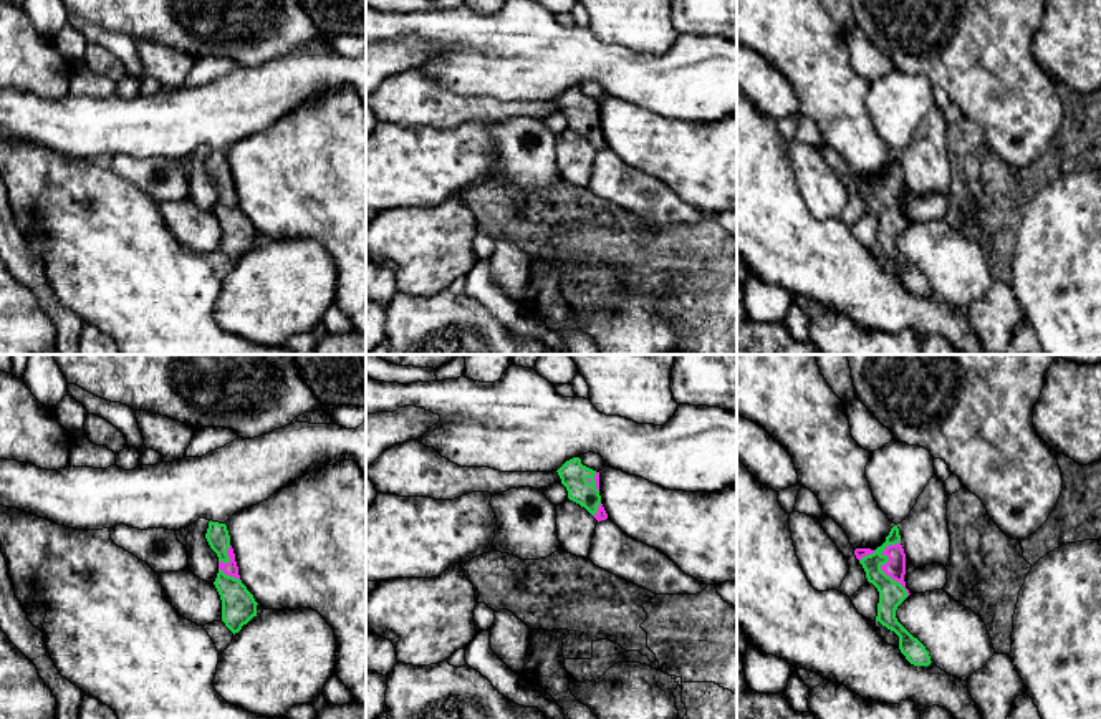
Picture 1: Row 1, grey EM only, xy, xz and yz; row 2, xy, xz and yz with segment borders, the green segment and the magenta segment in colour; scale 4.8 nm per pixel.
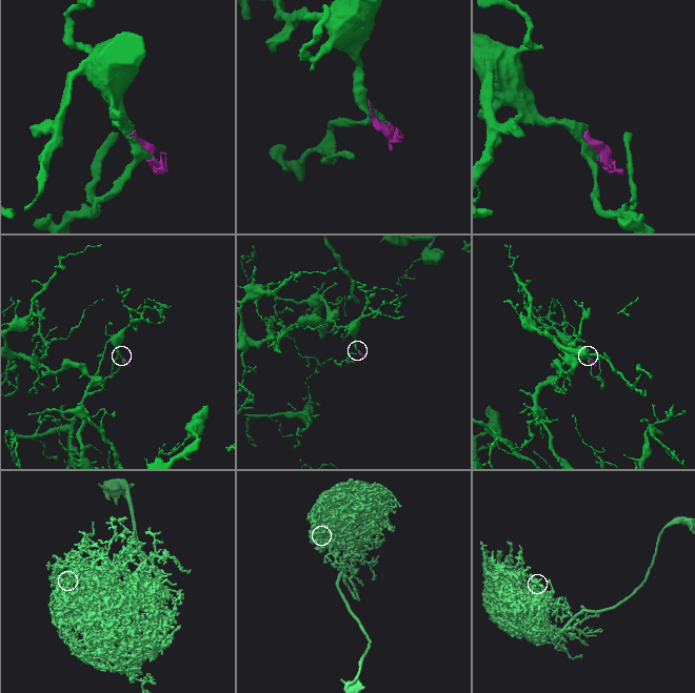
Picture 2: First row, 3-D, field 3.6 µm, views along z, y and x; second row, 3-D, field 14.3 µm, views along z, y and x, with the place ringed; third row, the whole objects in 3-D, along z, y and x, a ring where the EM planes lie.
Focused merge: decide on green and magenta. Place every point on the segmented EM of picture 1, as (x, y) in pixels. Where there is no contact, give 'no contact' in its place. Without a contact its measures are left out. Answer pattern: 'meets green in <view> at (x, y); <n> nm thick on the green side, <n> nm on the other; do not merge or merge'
meets green in yz at (879, 567); 130 nm thick on the green side, 100 nm on the other; merge

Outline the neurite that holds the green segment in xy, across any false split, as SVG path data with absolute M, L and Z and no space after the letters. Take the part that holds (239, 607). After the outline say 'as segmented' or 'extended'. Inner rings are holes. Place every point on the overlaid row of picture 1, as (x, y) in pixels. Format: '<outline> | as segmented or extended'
M210 520L205 538L219 557L219 573L214 585L222 600L222 621L235 635L257 616L258 603L240 580L227 525Z | extended

